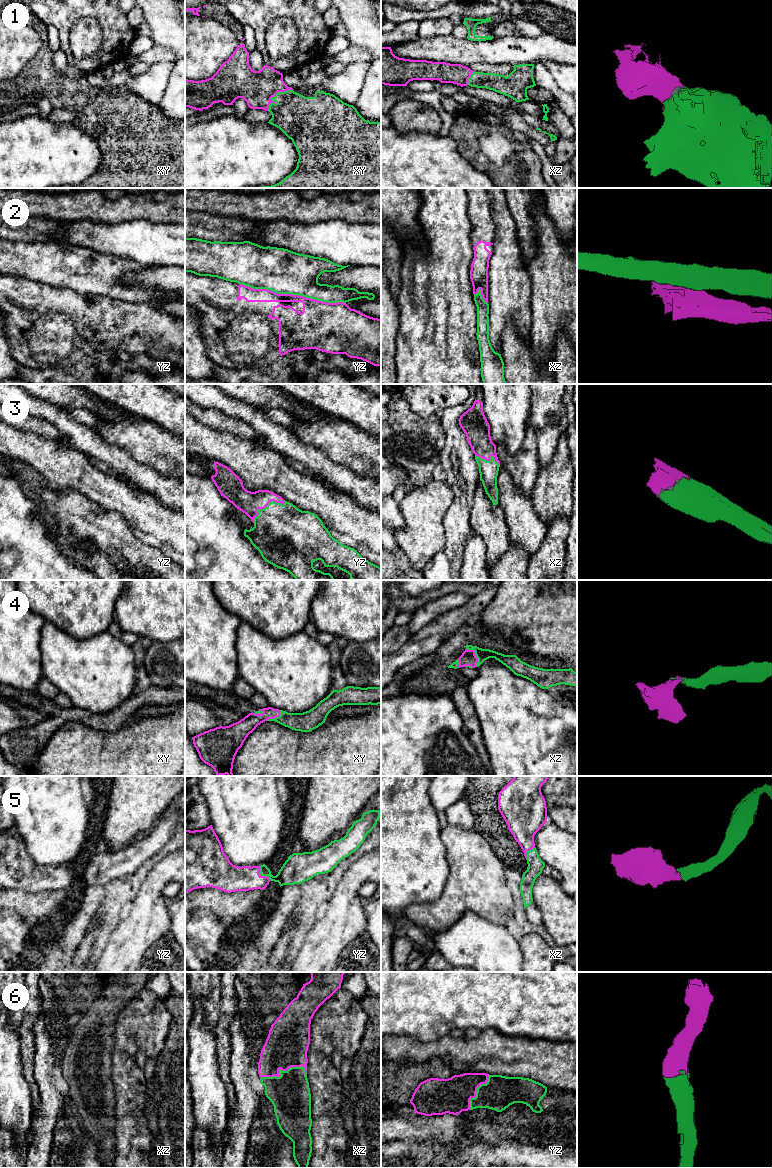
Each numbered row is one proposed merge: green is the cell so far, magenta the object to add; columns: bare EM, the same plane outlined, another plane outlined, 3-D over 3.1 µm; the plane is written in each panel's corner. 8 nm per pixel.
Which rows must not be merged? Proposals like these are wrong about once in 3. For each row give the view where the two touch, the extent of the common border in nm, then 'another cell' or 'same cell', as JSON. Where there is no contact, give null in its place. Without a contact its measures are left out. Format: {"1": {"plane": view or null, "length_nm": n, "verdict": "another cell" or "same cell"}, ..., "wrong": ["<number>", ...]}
{"1": {"plane": "xy", "length_nm": 260, "verdict": "same cell"}, "2": {"plane": "yz", "length_nm": 850, "verdict": "another cell"}, "3": {"plane": "yz", "length_nm": 320, "verdict": "same cell"}, "4": {"plane": "xz", "length_nm": 170, "verdict": "same cell"}, "5": {"plane": "yz", "length_nm": 150, "verdict": "same cell"}, "6": {"plane": "xz", "length_nm": 380, "verdict": "same cell"}, "wrong": ["2"]}

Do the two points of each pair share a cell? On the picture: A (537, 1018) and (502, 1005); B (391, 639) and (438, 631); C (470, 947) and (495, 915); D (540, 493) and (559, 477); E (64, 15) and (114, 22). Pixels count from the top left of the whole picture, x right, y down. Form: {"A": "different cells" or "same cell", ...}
{"A": "same cell", "B": "different cells", "C": "different cells", "D": "same cell", "E": "same cell"}

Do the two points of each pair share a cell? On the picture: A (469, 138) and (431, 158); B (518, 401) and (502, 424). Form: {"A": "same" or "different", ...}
{"A": "different", "B": "same"}

